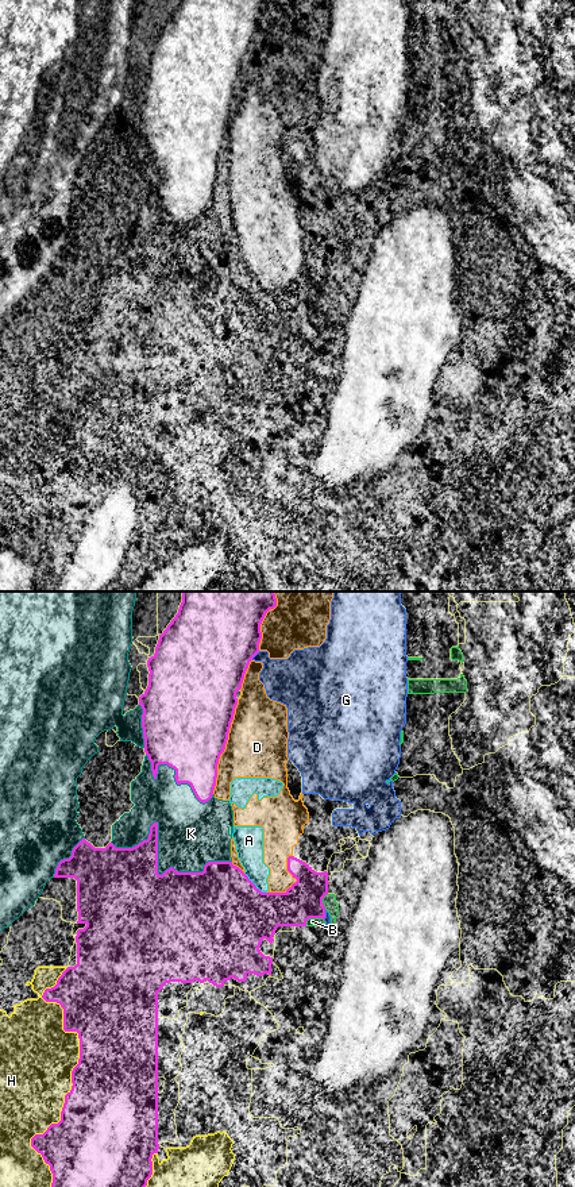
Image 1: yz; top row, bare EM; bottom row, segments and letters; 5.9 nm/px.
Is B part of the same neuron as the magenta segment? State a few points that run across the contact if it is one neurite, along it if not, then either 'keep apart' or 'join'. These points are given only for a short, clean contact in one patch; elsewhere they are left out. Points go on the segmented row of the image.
yz (323, 920), (309, 918), (305, 924) | keep apart

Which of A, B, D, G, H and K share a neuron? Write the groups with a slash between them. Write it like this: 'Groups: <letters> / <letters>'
Groups: A D / B / G / H / K

